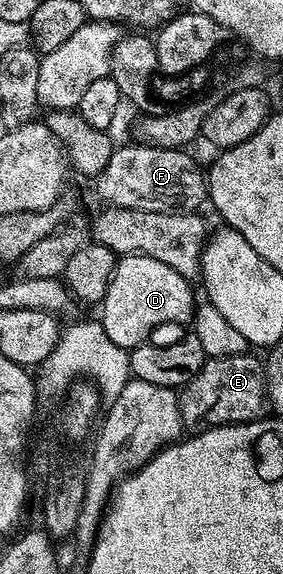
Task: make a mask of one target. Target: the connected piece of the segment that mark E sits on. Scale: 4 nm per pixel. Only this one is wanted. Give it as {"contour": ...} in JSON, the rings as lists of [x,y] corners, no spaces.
{"contour":[[[248,352],[230,357],[210,357],[199,375],[181,386],[177,398],[181,424],[190,434],[220,425],[244,425],[246,421],[258,420],[267,409],[265,365],[262,358],[260,361]]]}

